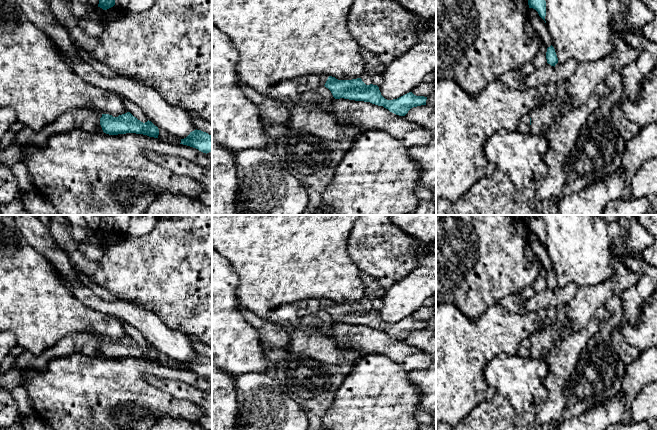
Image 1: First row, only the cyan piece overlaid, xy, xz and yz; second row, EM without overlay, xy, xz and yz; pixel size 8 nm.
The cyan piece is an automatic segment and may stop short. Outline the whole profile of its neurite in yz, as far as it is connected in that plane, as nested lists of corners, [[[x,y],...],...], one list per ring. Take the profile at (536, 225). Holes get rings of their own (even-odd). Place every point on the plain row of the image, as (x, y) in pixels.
[[[540,216],[530,217],[528,229],[529,229],[529,232],[535,233],[538,236],[539,240],[545,245],[546,225]]]

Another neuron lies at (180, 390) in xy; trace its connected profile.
[[[151,374],[146,376],[146,380],[150,385],[176,399],[192,400],[202,410],[199,424],[207,430],[212,430],[212,390],[206,391],[183,381],[161,378]]]

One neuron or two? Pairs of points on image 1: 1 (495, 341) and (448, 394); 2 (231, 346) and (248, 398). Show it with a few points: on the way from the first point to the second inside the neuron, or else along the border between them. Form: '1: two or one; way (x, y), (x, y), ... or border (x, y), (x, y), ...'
1: one; way (482, 354), (479, 360), (458, 381)
2: two; border (264, 373), (244, 373), (233, 379)

